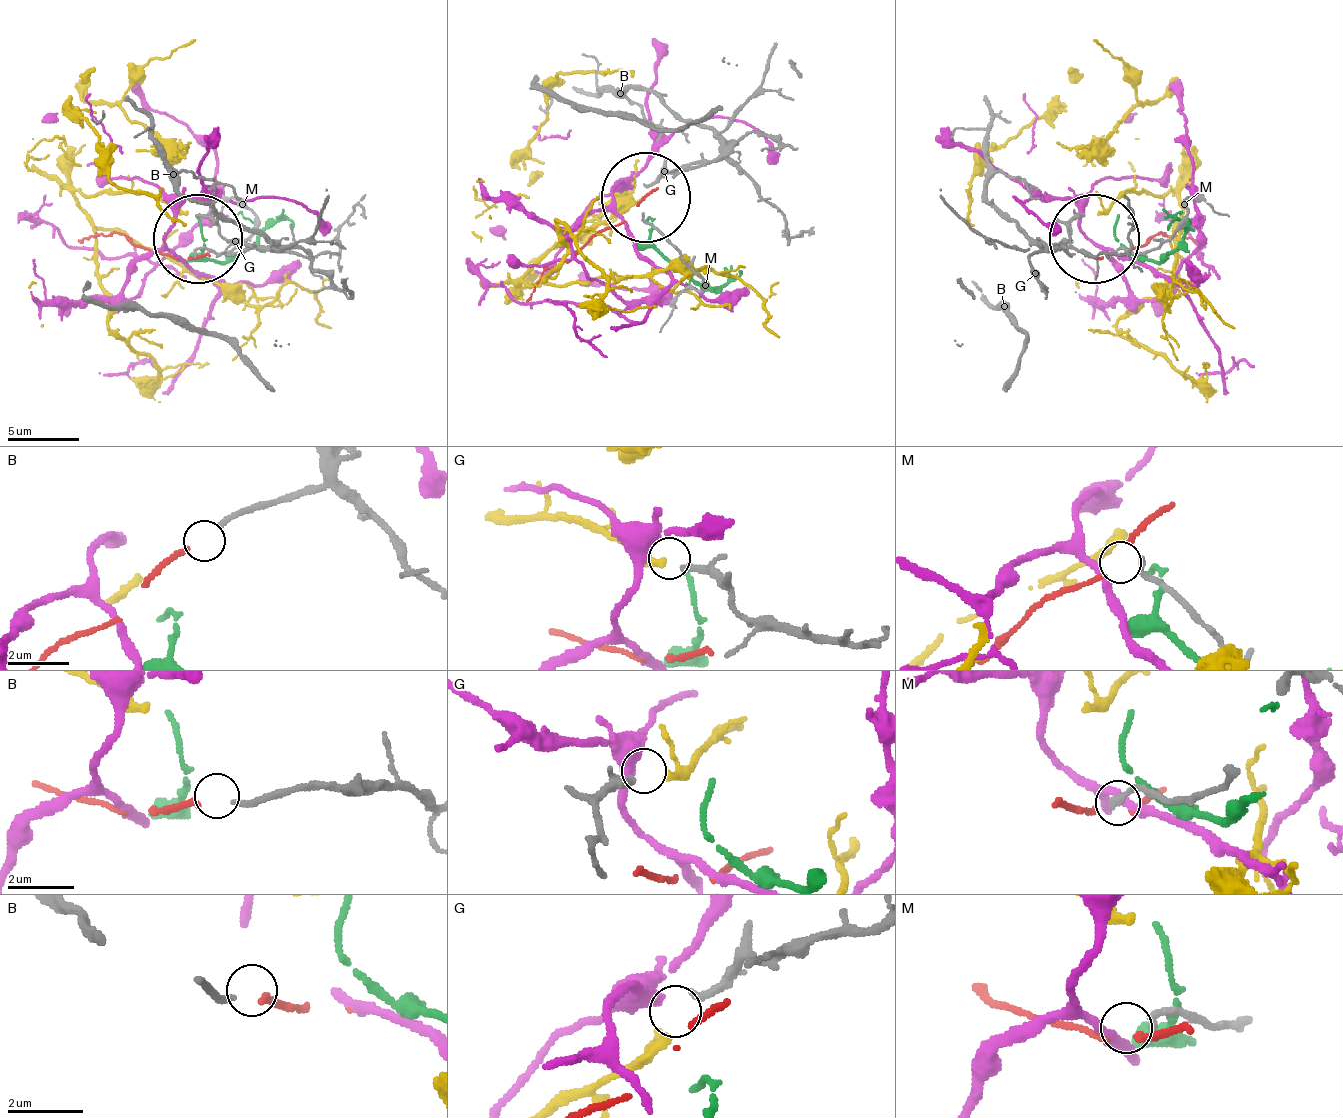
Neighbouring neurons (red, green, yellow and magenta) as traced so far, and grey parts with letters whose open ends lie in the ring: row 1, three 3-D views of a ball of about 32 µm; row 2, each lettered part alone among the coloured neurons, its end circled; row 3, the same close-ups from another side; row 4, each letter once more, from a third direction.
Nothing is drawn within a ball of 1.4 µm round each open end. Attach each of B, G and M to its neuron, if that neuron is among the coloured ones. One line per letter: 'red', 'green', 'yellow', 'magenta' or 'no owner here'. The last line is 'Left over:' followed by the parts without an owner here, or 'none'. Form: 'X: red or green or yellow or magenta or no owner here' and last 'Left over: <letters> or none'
B: red
G: yellow
M: no owner here
Left over: M

